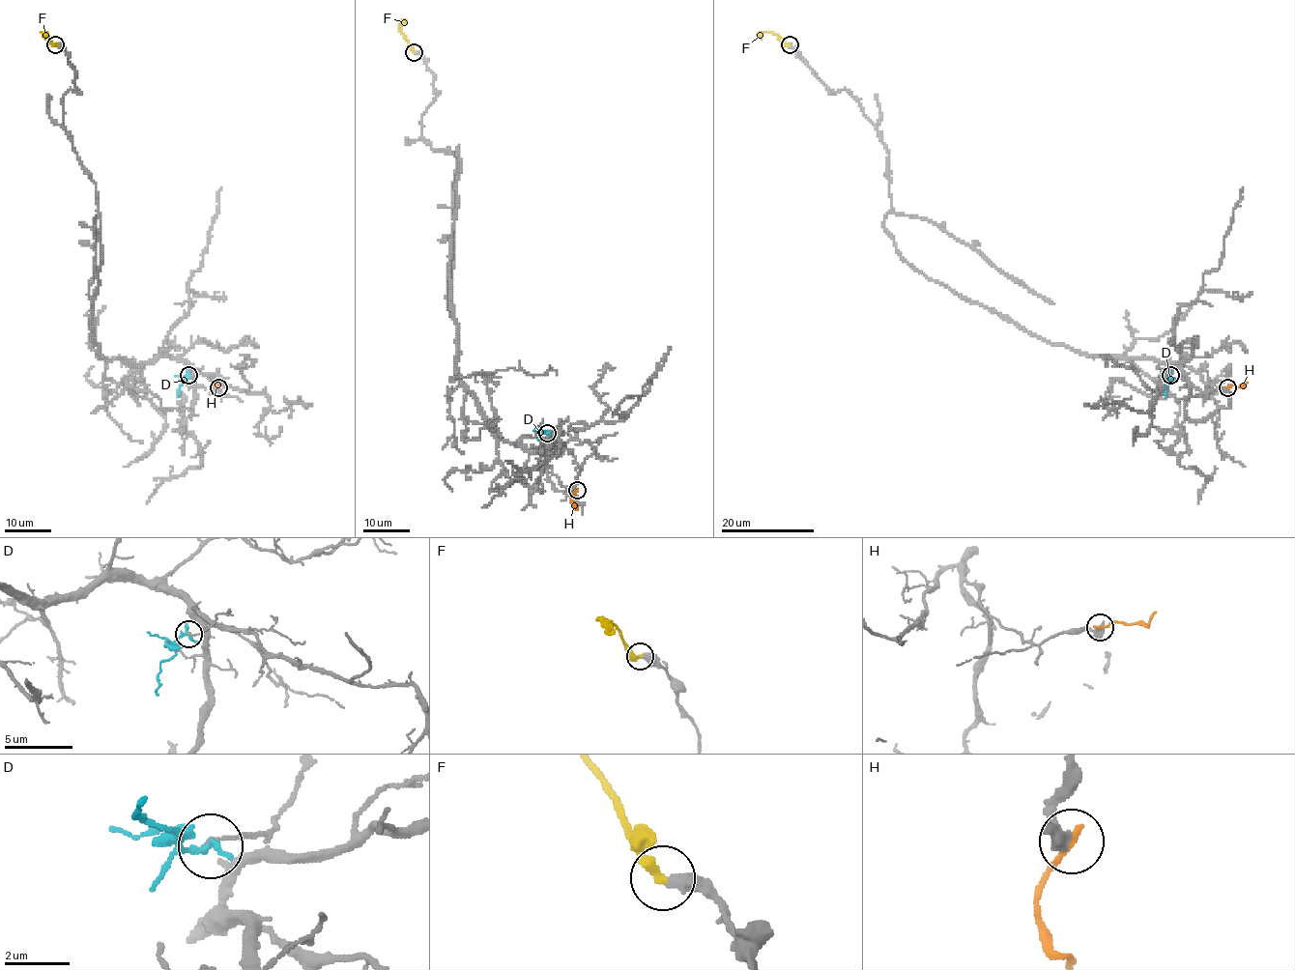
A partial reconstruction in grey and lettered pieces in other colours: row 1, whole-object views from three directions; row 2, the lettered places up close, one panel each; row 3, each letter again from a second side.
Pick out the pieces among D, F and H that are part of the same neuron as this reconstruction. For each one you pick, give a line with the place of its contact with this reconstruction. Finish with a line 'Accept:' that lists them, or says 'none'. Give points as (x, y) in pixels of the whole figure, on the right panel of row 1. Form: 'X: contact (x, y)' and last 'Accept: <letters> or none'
F: contact (790, 44)
Accept: F

